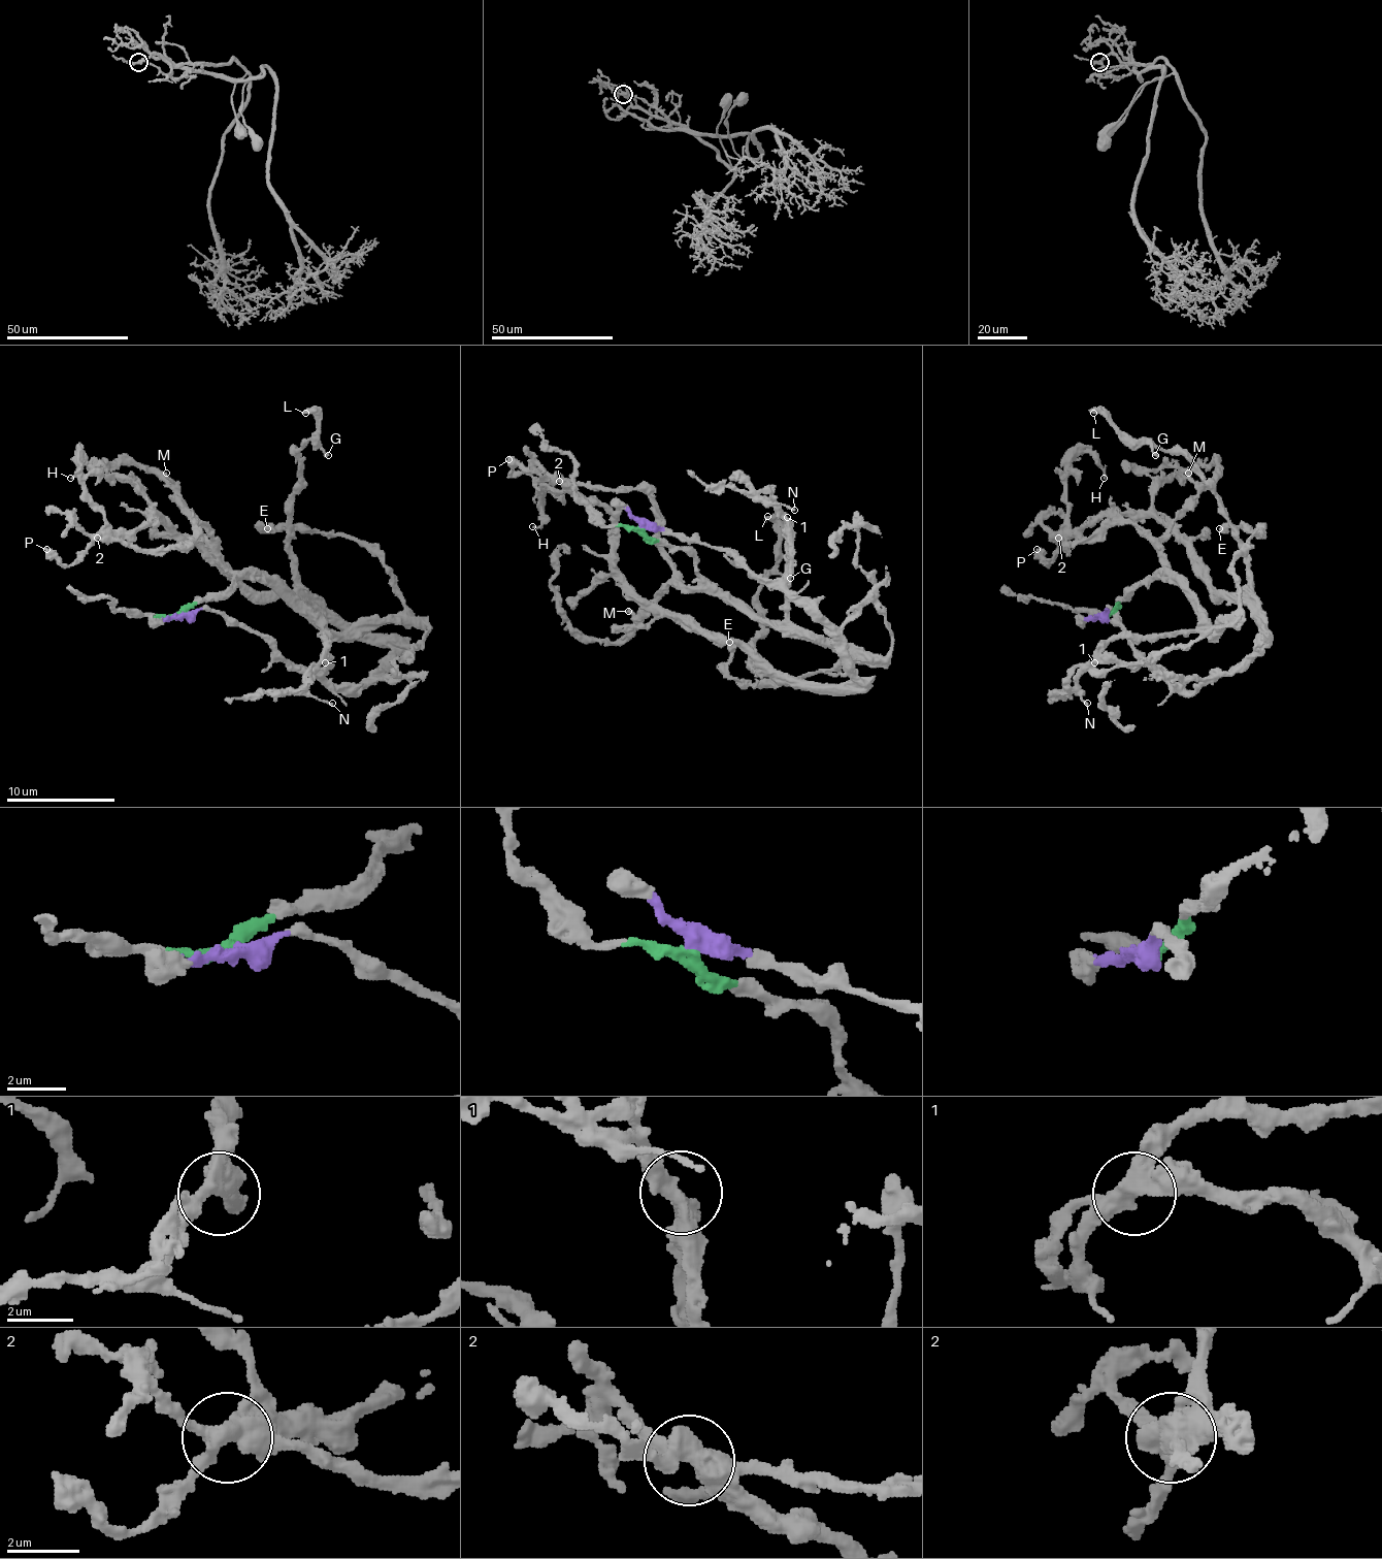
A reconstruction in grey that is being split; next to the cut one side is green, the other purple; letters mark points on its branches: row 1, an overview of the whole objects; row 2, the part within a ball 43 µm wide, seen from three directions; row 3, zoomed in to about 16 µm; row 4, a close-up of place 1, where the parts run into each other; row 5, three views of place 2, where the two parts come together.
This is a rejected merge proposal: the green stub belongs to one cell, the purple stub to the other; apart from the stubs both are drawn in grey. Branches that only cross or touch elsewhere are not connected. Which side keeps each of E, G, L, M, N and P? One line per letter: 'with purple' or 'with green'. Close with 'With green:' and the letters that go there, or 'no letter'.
E: with green
G: with purple
L: with purple
M: with green
N: with purple
P: with purple
With green: E, M

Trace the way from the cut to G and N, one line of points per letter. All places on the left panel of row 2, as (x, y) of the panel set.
G: (178, 616), (215, 608), (293, 669), (364, 682), (392, 649), (323, 608), (291, 548), (296, 453), (329, 455)
N: (178, 616), (215, 608), (261, 636), (293, 669), (318, 671), (329, 662), (309, 676), (307, 690), (331, 704)

